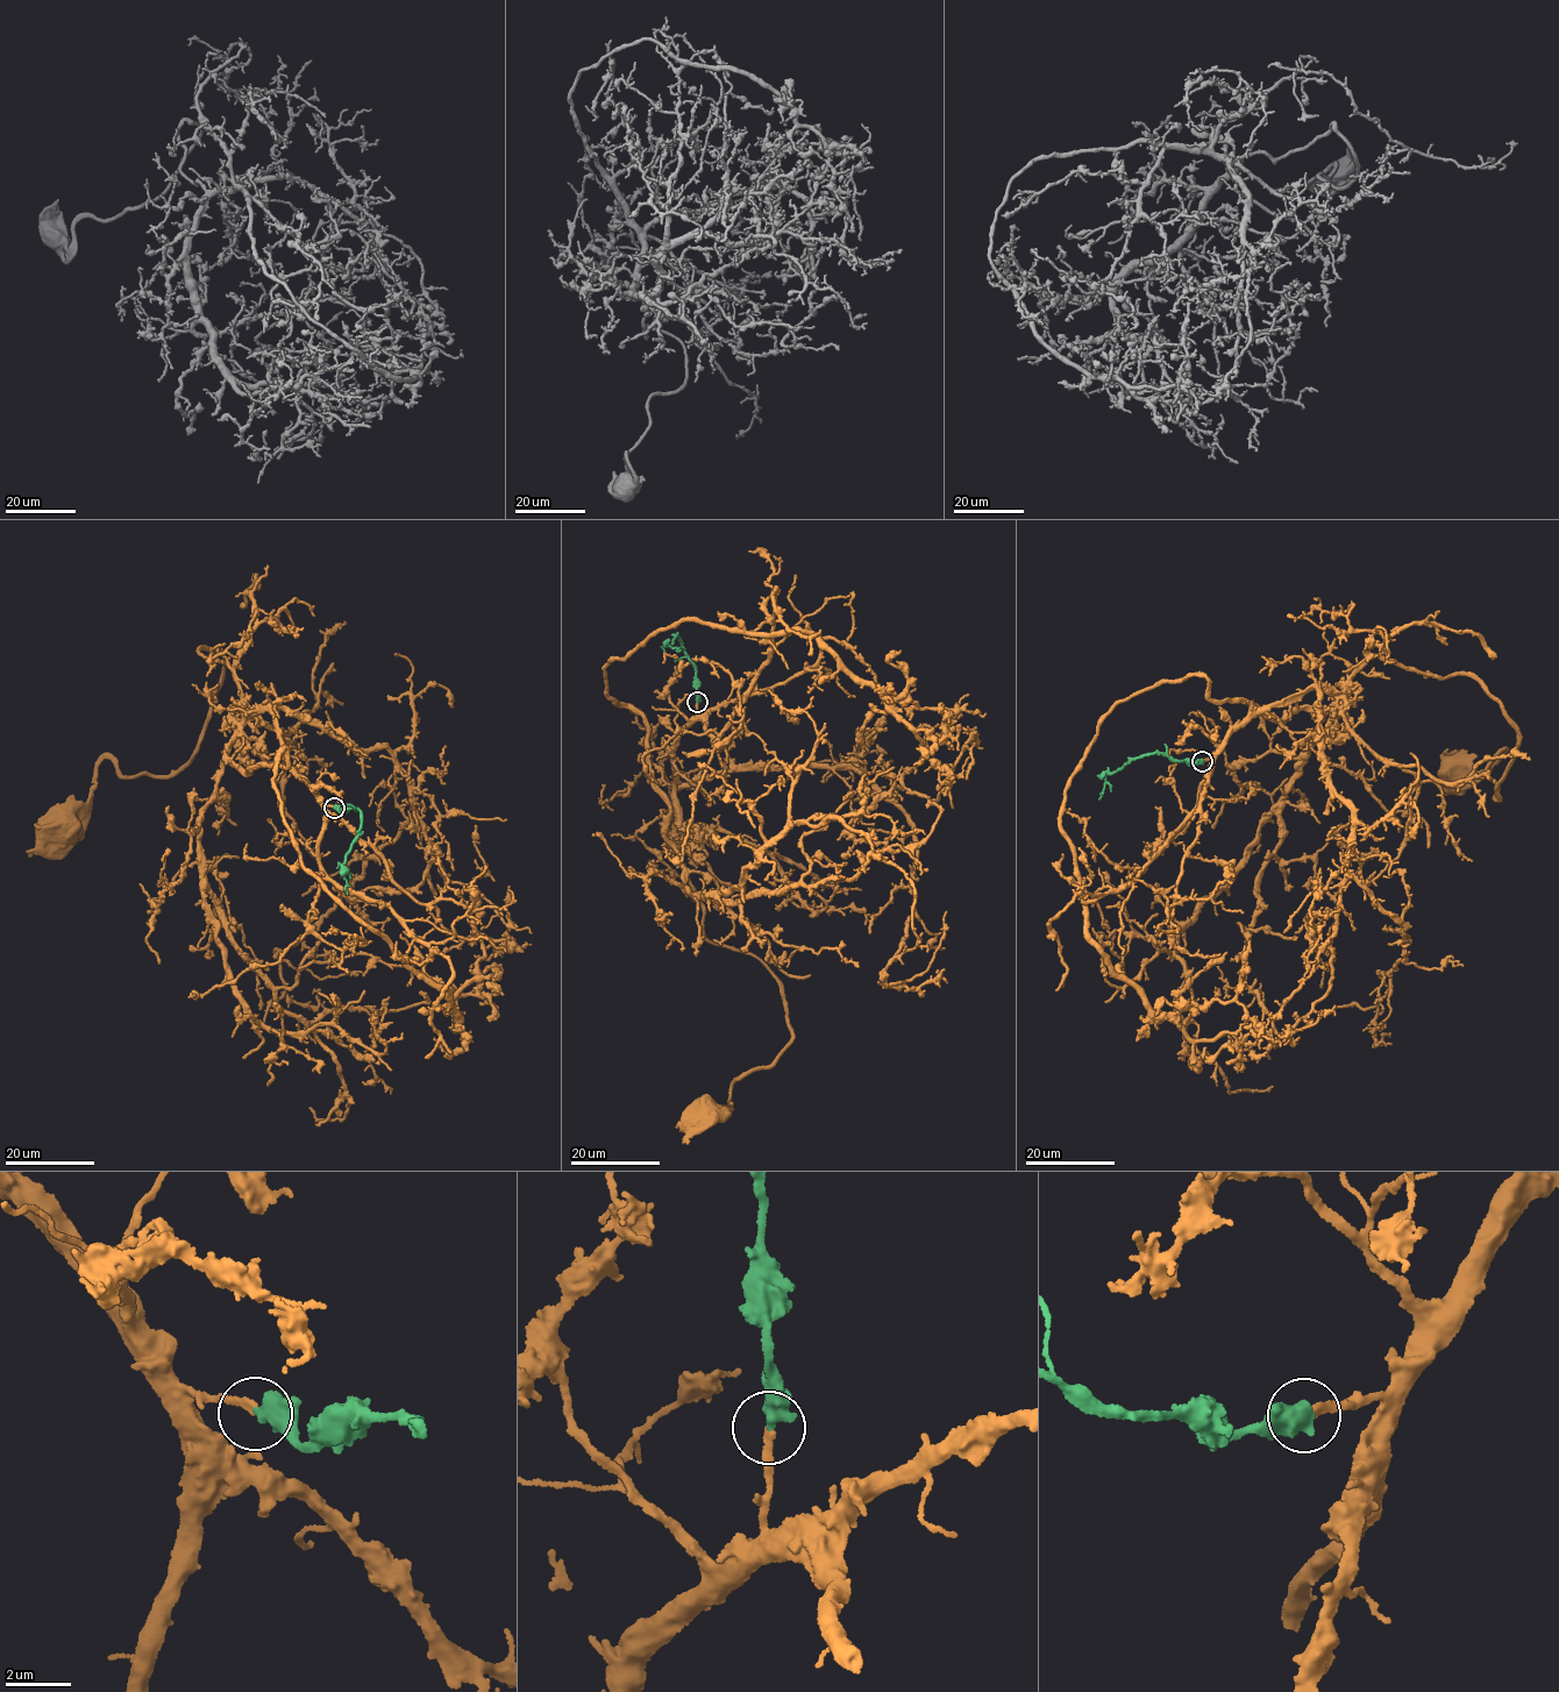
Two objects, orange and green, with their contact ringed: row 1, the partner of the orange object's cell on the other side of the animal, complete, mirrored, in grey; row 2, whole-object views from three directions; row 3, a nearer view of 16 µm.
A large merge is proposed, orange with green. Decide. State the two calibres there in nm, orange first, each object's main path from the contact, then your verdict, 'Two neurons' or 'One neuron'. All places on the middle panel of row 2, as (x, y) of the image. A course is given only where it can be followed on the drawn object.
Thickness 240 nm (orange) against 550 nm. Course of orange: (696, 702), (667, 851), (704, 937), (783, 986), (792, 1033), (730, 1107), (700, 1110). Course of green: (696, 702), (696, 668), (676, 635), (670, 646), (667, 646), (680, 649). One neuron

